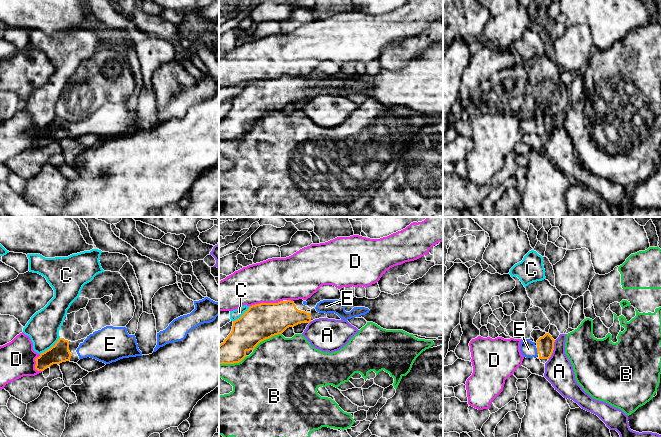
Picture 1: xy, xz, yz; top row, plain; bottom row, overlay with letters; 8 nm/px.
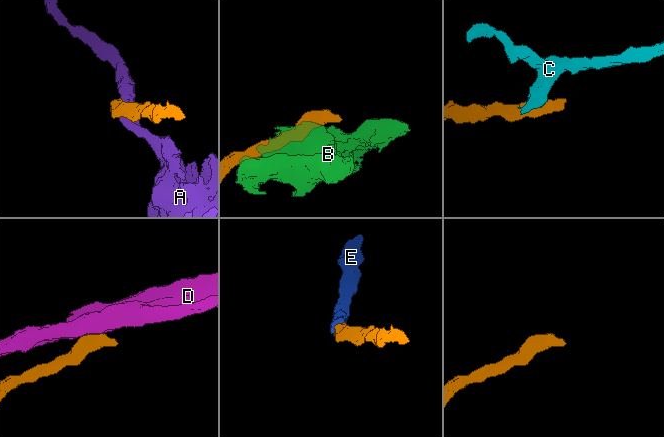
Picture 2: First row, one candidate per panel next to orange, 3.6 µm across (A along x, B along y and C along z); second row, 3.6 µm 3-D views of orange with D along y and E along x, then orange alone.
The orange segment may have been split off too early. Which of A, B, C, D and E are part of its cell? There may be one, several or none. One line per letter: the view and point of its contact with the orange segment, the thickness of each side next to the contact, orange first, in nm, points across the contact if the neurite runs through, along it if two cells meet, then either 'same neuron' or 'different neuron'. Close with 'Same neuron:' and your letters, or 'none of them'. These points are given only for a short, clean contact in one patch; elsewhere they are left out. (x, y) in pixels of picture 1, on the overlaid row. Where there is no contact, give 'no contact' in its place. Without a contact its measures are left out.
A: contact yz (553, 349); calibres 140 and 220 nm; border yz (555, 340), (553, 352), (548, 358); different neuron
B: contact xz (266, 338); calibres 280 and 480 nm; different neuron
C: contact xz (242, 315); calibres 280 and 80 nm; border xz (250, 306), (233, 321); different neuron
D: contact xz (266, 303); calibres 280 and 340 nm; border xz (282, 300), (255, 303), (250, 306); different neuron
E: contact yz (537, 351); calibres 140 and 130 nm; way yz (545, 345), (537, 351), (530, 351), (528, 349); same neuron
Same neuron: E

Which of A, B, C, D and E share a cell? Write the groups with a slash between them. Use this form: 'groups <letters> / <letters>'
groups A / B / C / D / E

